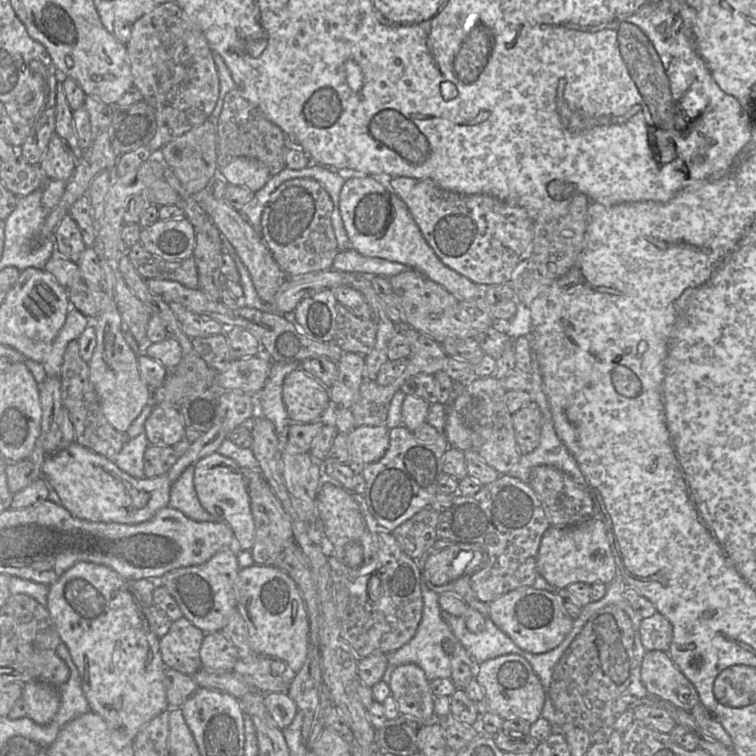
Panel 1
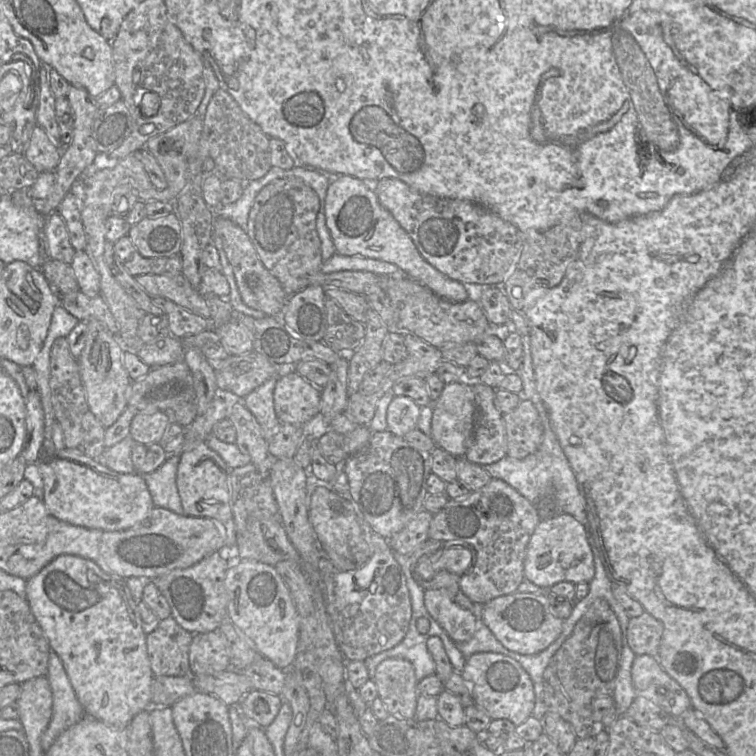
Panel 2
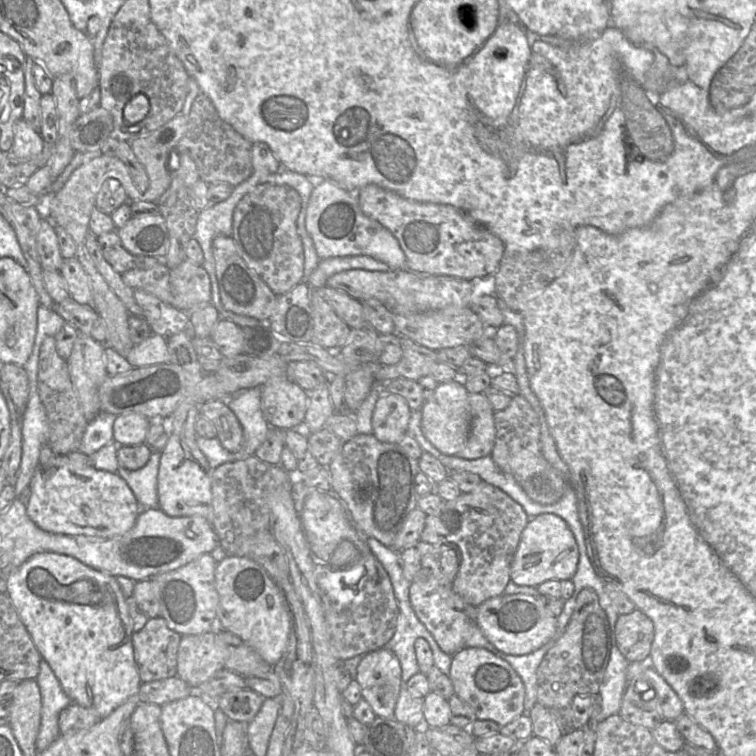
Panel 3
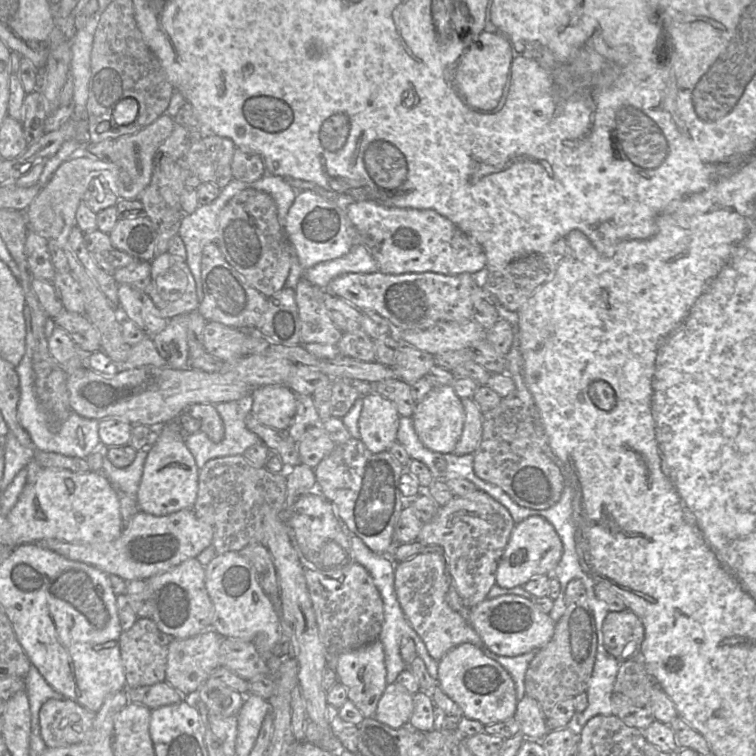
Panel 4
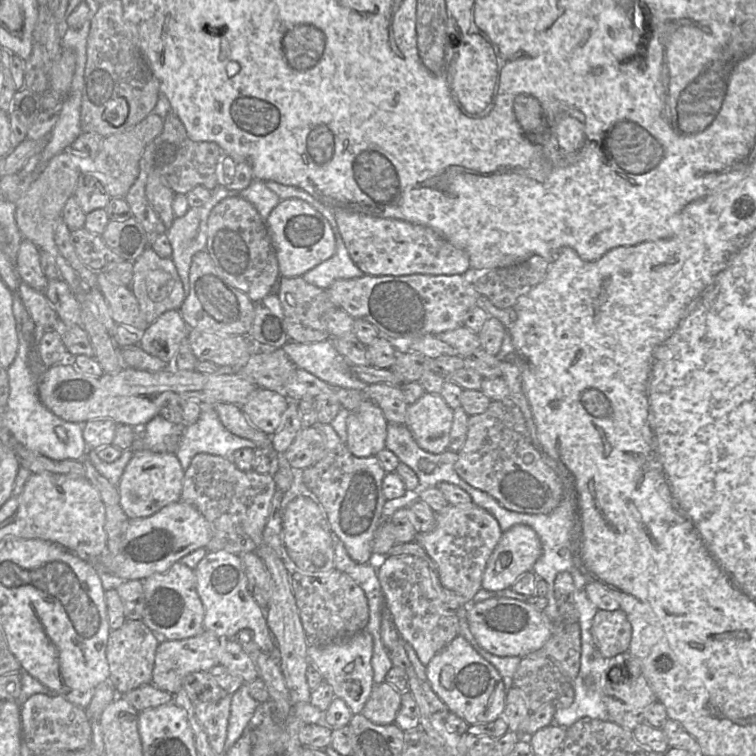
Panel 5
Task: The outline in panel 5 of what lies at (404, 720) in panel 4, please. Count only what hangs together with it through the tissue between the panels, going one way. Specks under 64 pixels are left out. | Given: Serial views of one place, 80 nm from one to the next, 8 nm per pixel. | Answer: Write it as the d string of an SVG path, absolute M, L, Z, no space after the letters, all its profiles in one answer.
M385 682L375 684L362 715L379 725L394 724L402 693Z

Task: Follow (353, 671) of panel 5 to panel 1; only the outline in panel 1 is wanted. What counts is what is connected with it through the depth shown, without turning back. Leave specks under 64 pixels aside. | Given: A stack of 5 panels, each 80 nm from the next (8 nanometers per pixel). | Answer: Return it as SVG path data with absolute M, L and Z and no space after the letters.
M404 664L395 667L389 667L386 671L383 681L388 683L391 697L397 704L400 716L408 716L414 719L431 722L436 719L434 713L435 696L431 693L429 680L424 671L414 664Z

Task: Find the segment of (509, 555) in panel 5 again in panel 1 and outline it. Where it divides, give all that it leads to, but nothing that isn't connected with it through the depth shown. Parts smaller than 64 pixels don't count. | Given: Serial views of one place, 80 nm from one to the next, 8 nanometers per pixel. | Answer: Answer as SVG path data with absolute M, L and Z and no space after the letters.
M595 518L567 527L549 527L544 533L537 557L539 576L559 589L573 583L610 584L617 577L615 558L604 524Z

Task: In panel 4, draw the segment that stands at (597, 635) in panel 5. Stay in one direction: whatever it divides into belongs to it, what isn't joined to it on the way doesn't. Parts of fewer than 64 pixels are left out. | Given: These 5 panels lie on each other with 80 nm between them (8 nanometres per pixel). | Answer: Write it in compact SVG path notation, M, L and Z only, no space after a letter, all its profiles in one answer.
M628 608L618 612L610 611L601 626L605 650L619 661L641 658L644 635L642 621Z

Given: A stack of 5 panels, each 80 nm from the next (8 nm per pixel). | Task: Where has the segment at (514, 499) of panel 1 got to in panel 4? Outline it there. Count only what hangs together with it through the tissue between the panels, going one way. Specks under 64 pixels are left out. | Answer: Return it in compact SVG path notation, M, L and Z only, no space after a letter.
M477 489L466 497L454 497L449 503L441 506L433 518L423 524L416 541L442 548L450 586L457 591L465 606L474 607L486 600L489 591L496 585L498 563L515 526L516 523L507 508L487 493Z

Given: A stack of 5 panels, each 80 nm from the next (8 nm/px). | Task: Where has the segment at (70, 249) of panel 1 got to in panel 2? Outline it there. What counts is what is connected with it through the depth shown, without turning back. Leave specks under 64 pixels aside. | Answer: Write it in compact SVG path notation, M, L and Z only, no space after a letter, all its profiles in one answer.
M58 213L44 218L42 254L44 258L71 263L77 250L72 246L66 222Z

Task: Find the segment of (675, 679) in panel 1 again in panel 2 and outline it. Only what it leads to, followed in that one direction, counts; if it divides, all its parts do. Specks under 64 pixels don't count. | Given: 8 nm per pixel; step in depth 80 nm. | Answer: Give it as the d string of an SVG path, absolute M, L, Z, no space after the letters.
M636 655L631 678L637 696L659 703L666 713L679 717L692 709L686 691L663 669L657 657Z

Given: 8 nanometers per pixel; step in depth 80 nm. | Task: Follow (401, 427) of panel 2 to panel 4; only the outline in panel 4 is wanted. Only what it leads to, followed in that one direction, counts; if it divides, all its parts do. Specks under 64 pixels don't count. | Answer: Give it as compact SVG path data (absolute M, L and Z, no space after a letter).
M376 393L362 399L362 410L358 420L359 439L372 453L388 450L398 431L400 415L390 400Z

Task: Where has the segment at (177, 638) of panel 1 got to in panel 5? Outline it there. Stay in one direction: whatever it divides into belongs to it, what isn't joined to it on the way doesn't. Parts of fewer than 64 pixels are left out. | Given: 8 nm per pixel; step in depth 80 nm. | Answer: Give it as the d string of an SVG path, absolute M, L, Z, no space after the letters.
M126 620L120 628L110 632L106 647L108 681L119 696L151 684L155 654L161 641L141 620Z

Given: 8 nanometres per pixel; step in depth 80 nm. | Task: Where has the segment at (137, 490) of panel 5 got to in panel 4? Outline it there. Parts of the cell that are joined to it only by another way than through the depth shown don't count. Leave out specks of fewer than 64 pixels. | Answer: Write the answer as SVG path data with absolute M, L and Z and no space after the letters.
M178 420L163 425L158 440L147 449L141 481L136 495L138 511L164 516L183 509L193 509L197 493L199 467L185 443L186 433Z

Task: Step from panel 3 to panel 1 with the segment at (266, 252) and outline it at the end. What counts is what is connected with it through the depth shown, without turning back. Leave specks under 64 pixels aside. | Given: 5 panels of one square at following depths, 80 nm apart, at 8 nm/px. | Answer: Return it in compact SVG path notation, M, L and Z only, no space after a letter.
M292 178L281 184L266 203L257 229L273 258L289 277L332 268L340 251L332 225L333 201L312 178Z

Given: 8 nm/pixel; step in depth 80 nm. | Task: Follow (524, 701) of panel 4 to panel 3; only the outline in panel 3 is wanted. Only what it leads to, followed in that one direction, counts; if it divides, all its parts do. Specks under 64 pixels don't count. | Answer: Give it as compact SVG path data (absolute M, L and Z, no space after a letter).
M538 702L531 708L528 717L532 723L532 735L543 739L552 747L566 733L561 727L560 713L551 712Z

